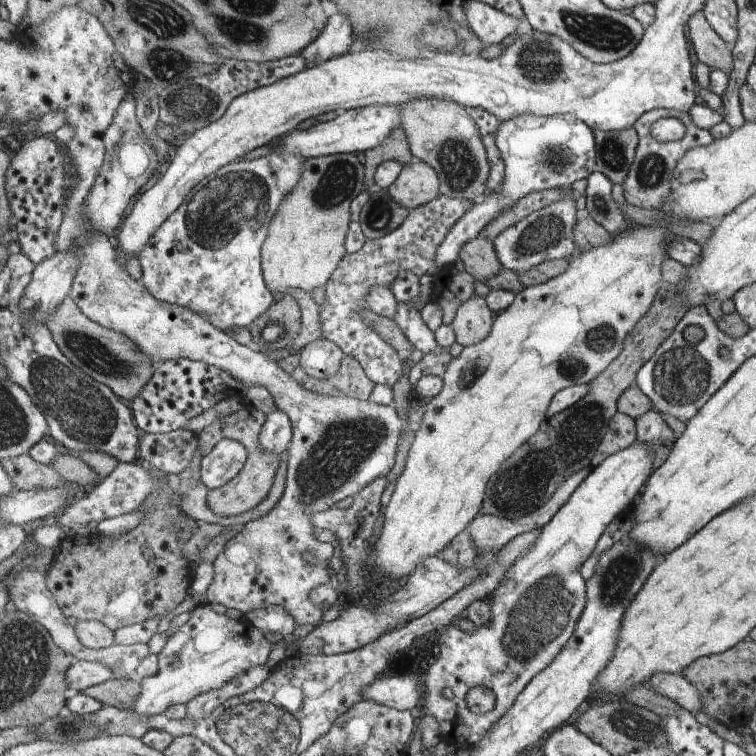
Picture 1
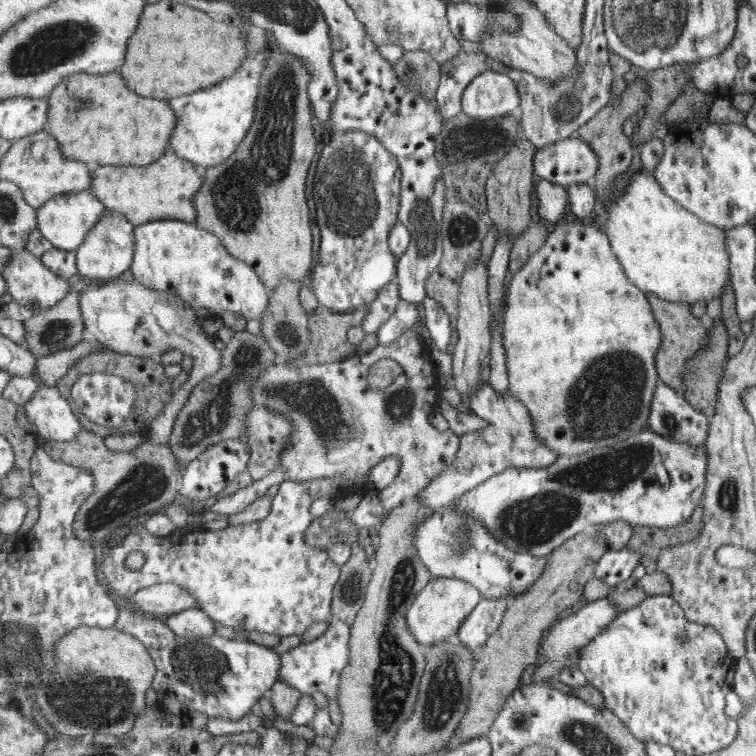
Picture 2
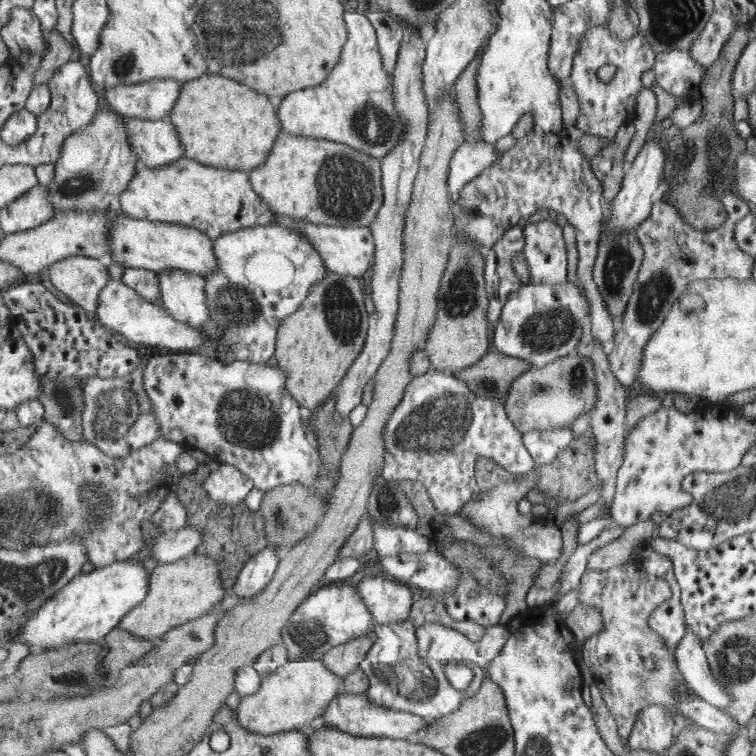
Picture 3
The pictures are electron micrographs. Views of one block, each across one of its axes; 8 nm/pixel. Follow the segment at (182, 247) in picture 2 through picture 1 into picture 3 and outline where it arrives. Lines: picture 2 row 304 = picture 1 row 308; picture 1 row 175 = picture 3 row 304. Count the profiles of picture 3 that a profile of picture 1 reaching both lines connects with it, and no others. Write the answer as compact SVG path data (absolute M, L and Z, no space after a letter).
M273 222L268 226L257 226L231 232L215 240L219 272L207 274L207 289L209 304L213 311L211 318L214 325L219 326L221 336L231 347L231 352L237 361L251 361L265 363L276 356L276 342L280 324L284 318L295 314L302 307L309 292L315 284L327 278L325 259L321 257L319 249L315 247L308 236L298 232L295 228L286 228Z

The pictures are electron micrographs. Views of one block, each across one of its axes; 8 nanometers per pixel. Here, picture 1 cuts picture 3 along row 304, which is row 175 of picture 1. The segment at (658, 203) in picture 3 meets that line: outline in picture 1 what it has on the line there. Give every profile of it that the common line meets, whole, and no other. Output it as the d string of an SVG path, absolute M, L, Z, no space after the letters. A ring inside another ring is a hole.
M651 109L643 114L634 126L637 129L640 143L636 152L636 157L631 167L630 173L623 184L623 195L627 203L633 208L657 208L668 197L671 188L672 170L675 169L676 162L684 156L685 152L696 146L707 146L713 138L705 129L699 128L690 117L688 112L676 111L673 109ZM661 117L678 118L686 127L683 138L673 142L657 142L650 135L650 126Z

